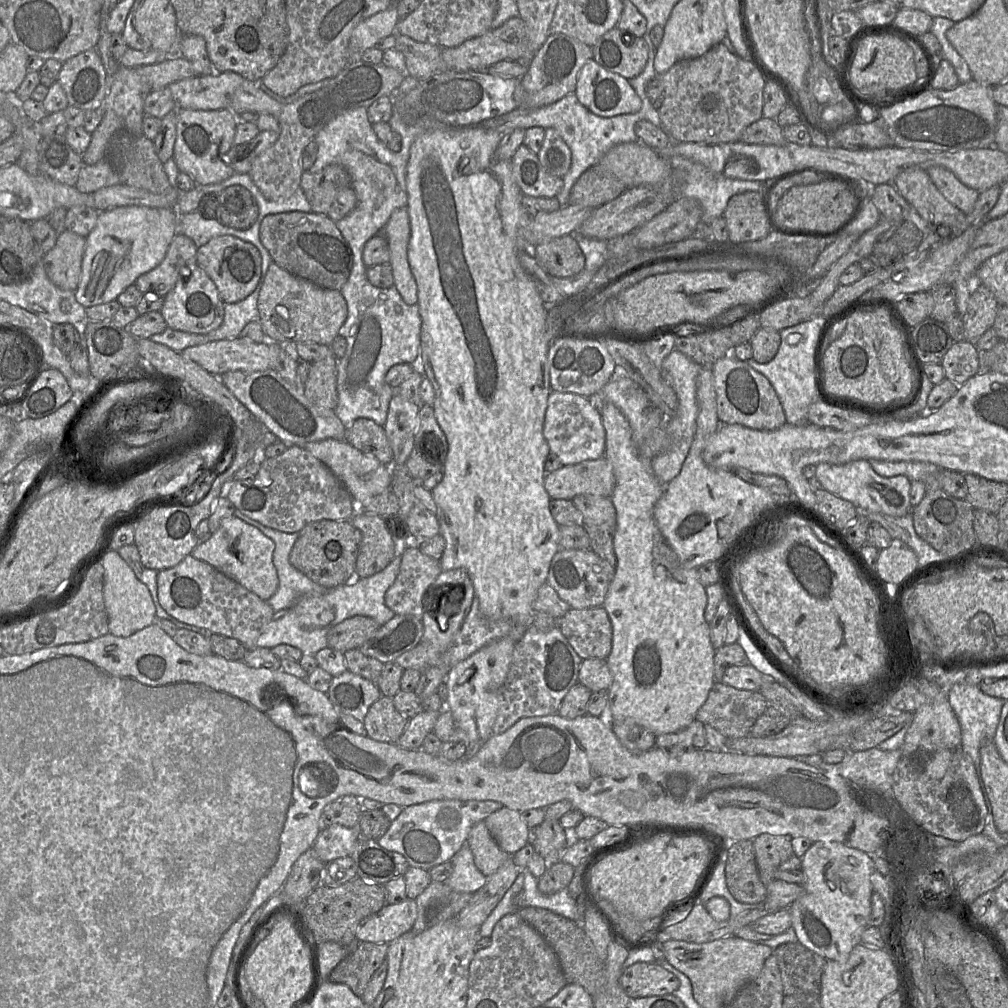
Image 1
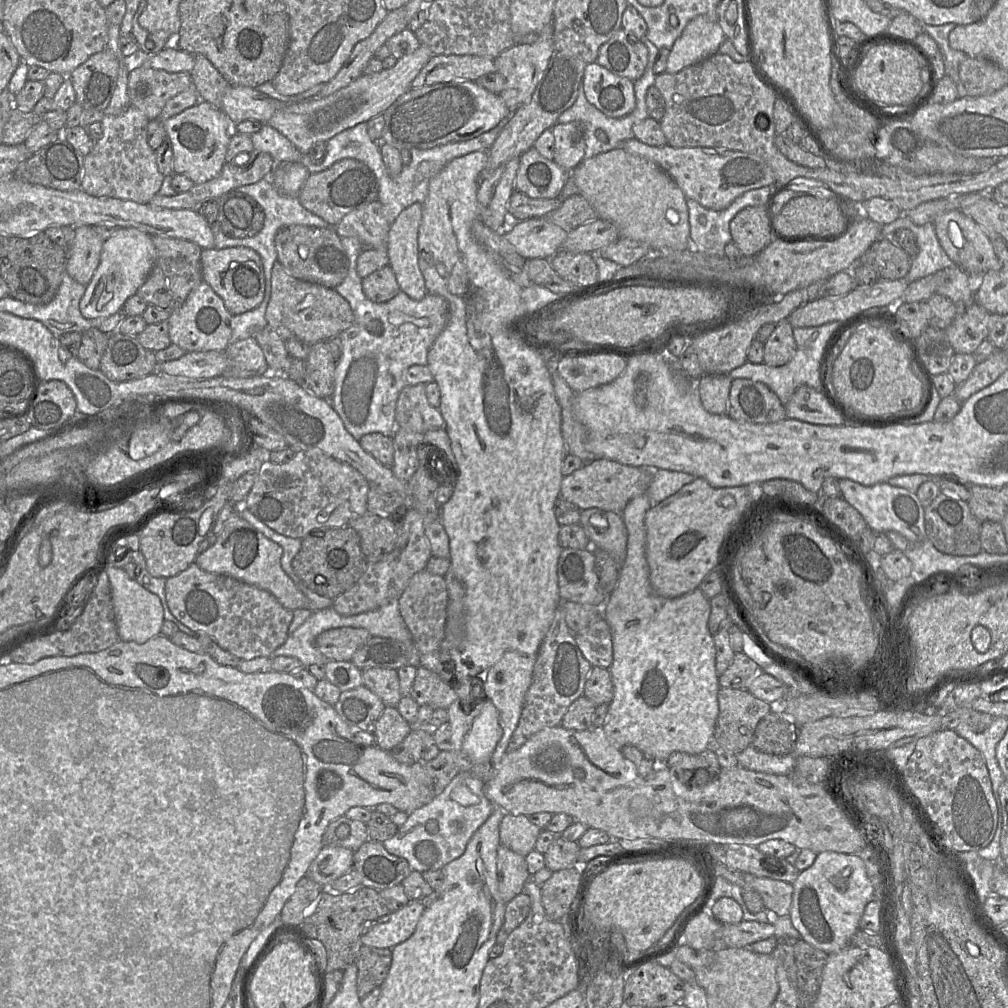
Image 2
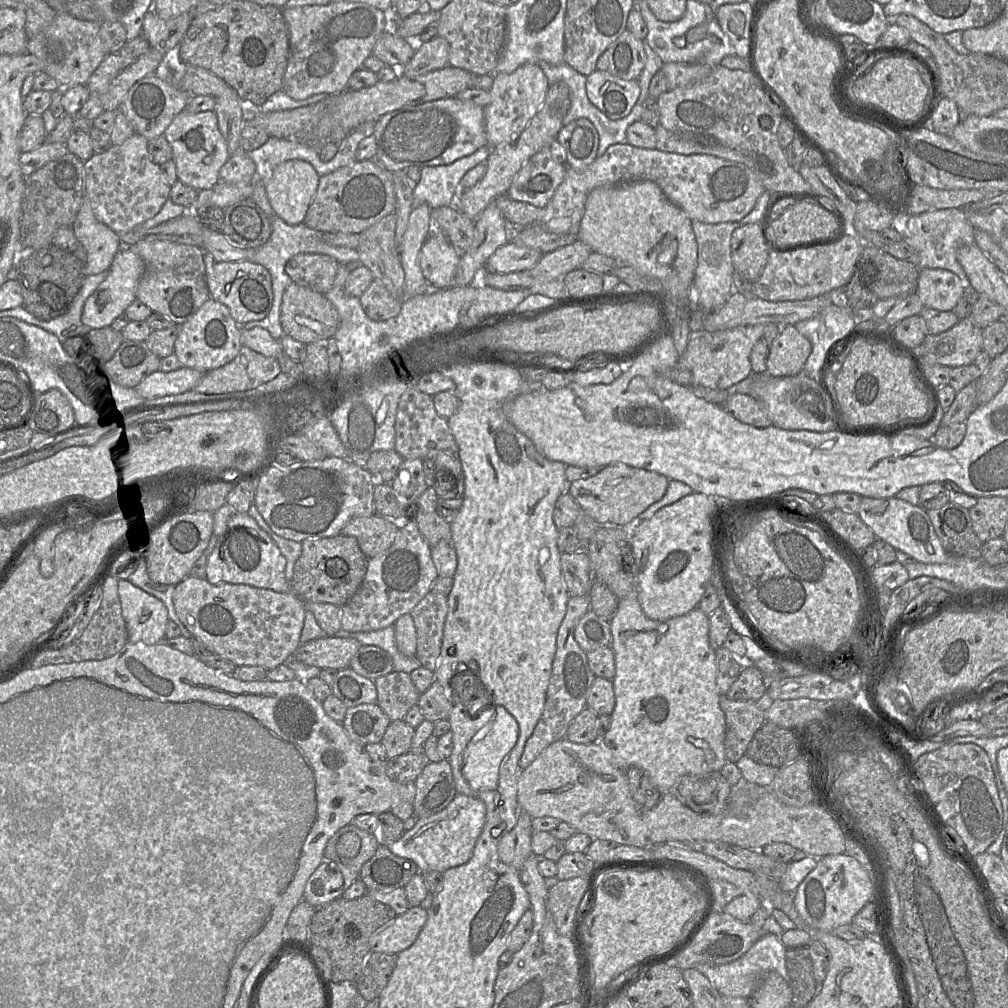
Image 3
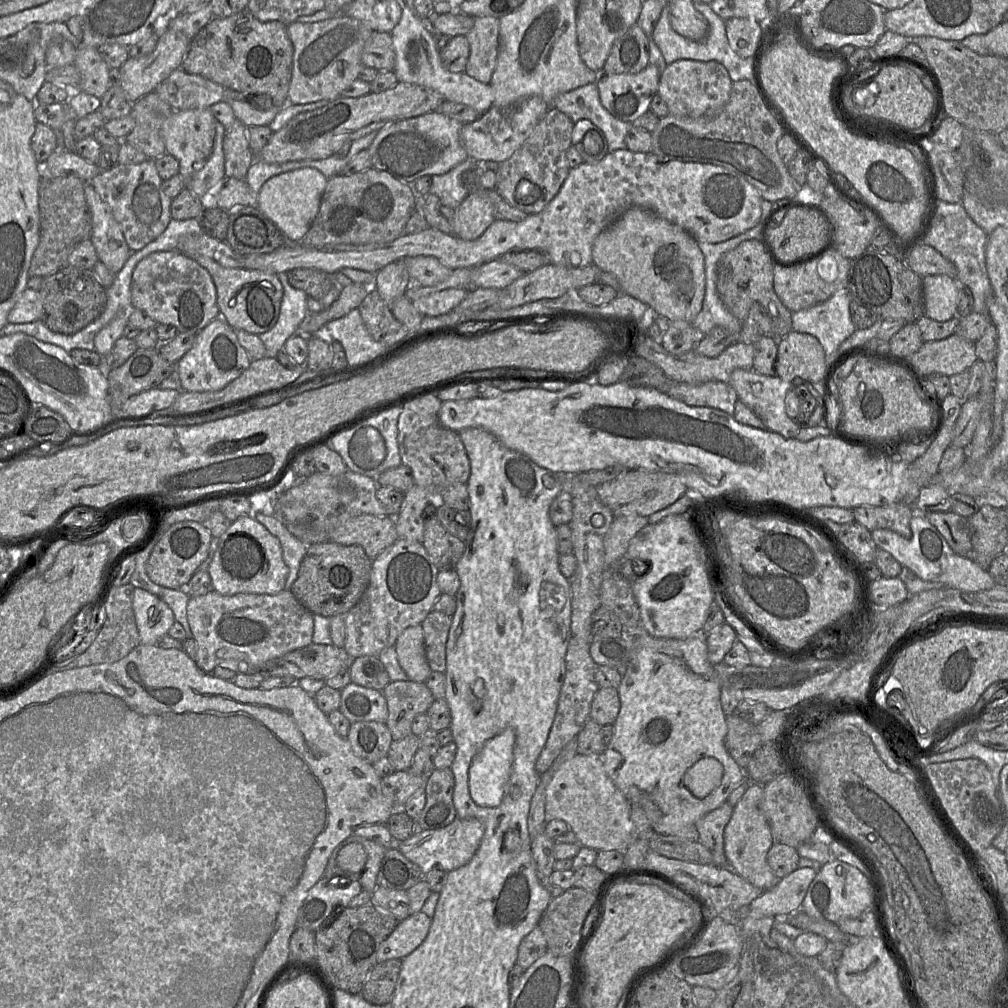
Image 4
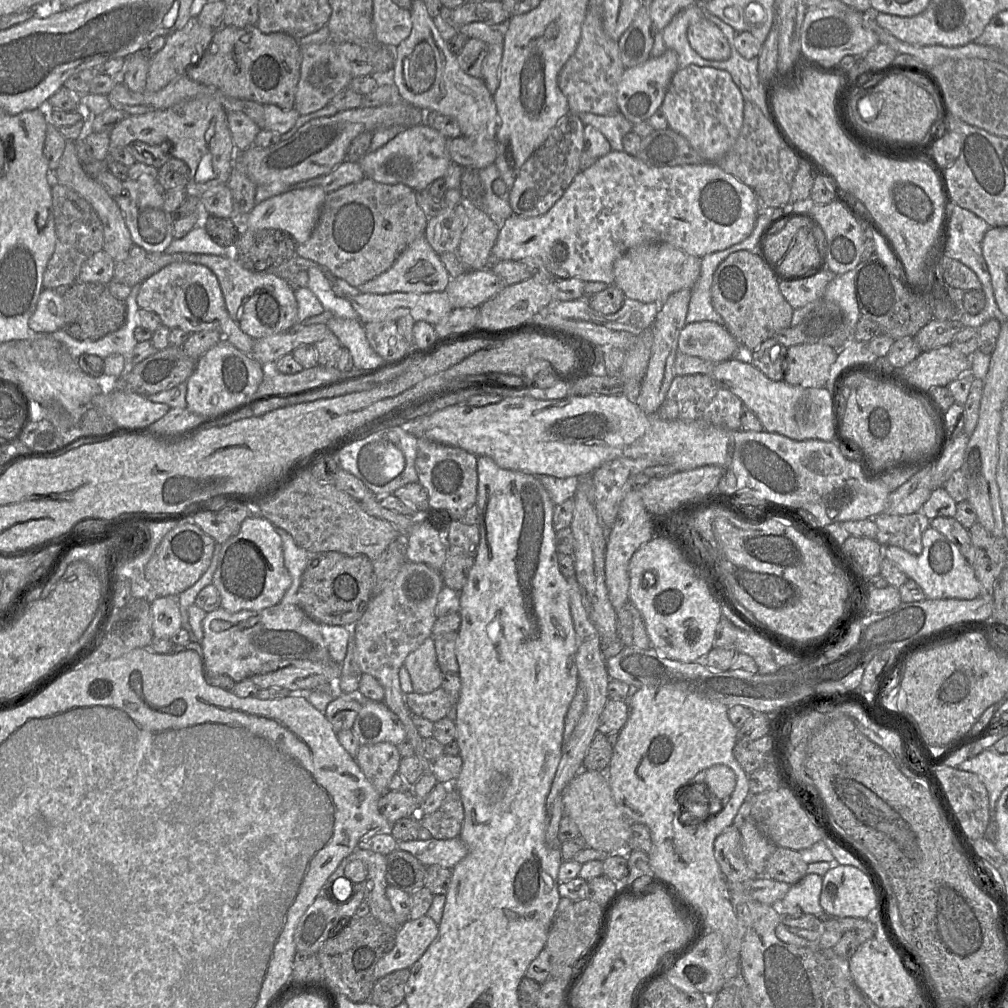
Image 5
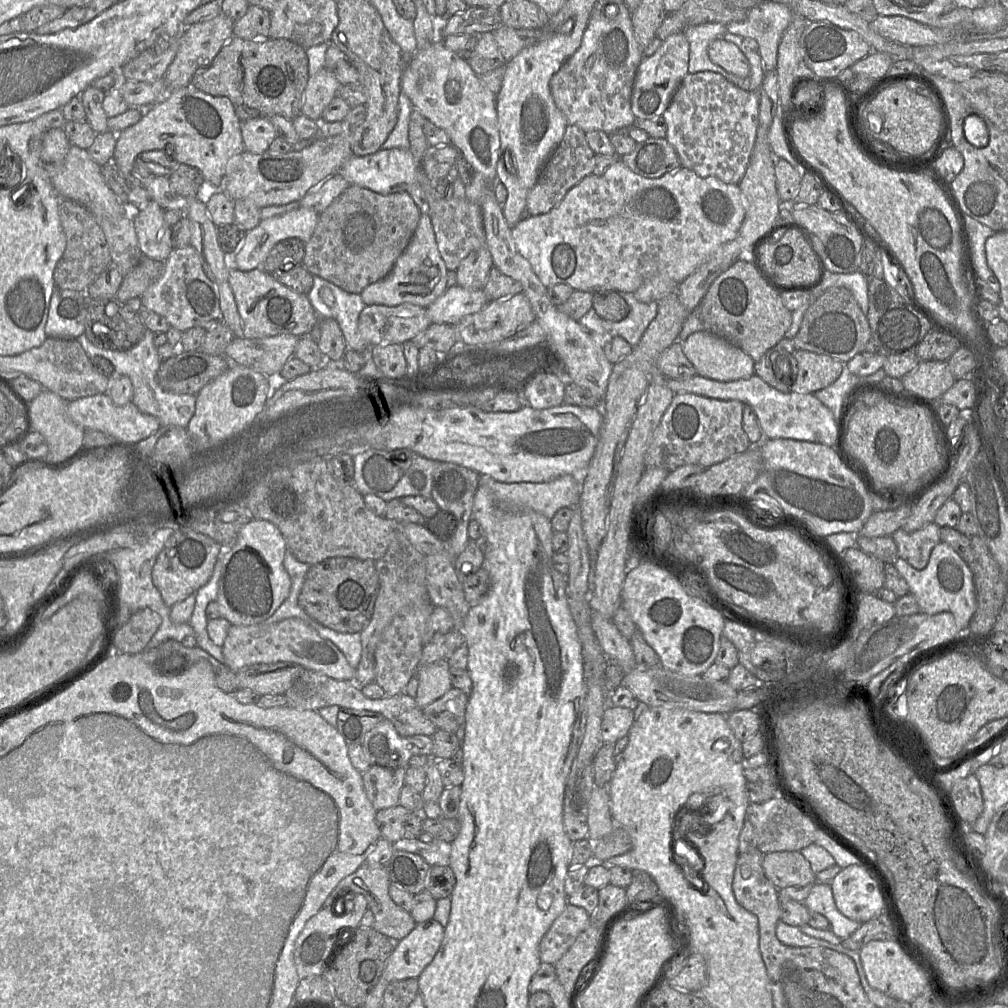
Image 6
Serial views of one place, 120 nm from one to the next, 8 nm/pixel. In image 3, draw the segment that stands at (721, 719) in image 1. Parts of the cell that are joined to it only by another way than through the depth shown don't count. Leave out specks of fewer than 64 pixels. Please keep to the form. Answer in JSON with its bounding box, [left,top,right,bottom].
[720,695,765,763]

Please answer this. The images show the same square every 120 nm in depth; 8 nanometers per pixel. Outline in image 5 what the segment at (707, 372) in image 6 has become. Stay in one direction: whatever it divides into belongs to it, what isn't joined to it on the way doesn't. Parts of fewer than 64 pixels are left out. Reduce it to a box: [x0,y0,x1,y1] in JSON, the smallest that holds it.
[678,322,738,364]

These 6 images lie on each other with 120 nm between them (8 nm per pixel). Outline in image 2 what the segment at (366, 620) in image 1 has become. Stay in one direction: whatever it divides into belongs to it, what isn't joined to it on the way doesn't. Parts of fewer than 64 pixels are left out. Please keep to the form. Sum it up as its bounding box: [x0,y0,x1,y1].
[315,627,372,661]

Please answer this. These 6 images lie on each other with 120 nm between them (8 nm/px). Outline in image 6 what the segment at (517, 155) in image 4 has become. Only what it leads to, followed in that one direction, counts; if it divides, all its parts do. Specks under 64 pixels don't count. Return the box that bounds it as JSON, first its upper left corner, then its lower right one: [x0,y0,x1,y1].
[527,124,595,215]

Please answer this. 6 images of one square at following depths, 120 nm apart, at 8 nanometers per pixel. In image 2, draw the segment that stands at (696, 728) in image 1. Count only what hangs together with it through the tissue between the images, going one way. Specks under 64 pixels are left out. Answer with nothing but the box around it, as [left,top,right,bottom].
[665,746,721,786]

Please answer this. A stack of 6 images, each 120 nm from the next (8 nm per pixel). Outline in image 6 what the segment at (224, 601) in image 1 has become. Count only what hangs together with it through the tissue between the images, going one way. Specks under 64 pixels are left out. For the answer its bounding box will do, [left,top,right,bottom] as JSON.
[222,618,356,683]

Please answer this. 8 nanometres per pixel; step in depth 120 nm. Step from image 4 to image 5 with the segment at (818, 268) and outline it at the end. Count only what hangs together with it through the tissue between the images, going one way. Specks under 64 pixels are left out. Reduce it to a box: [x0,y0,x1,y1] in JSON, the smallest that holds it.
[779,268,838,310]

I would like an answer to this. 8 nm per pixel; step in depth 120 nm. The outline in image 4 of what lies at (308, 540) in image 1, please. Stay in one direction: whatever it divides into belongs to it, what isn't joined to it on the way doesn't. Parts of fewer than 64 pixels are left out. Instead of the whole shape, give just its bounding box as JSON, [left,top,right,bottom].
[291,542,372,618]

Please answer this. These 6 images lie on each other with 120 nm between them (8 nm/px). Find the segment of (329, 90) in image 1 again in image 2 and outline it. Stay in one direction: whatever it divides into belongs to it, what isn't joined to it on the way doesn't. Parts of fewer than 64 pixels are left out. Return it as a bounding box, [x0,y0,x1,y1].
[268,44,432,154]

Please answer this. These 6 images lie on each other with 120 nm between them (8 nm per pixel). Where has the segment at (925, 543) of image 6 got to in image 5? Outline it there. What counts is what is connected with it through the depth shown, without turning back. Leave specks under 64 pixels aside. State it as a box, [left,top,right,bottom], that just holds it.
[874,510,930,555]

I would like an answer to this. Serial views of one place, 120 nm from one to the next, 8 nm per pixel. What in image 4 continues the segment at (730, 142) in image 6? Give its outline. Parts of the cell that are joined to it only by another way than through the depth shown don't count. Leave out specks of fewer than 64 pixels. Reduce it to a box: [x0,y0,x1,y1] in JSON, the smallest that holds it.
[658,60,732,117]

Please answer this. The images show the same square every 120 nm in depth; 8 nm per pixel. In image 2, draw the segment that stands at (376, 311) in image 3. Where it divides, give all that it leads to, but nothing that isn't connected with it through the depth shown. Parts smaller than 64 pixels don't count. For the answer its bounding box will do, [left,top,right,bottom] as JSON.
[362,264,401,303]

